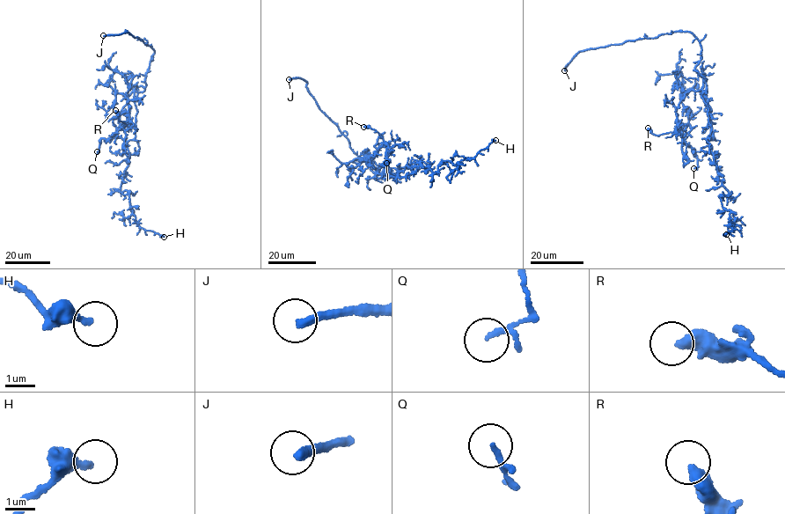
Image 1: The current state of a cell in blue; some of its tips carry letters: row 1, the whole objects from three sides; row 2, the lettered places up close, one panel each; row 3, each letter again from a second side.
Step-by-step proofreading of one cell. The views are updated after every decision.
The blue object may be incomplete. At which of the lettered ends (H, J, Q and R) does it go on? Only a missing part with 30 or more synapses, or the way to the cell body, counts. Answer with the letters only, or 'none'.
J

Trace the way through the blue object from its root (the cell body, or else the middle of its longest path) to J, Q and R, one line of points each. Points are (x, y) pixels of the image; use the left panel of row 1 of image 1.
J: (135, 98), (145, 89), (146, 73), (154, 50), (126, 30), (120, 34), (103, 35)
Q: (135, 98), (128, 102), (128, 93), (128, 122), (110, 138), (101, 139), (97, 151)
R: (135, 98), (128, 102), (128, 93), (128, 121), (126, 124), (119, 120), (115, 110)

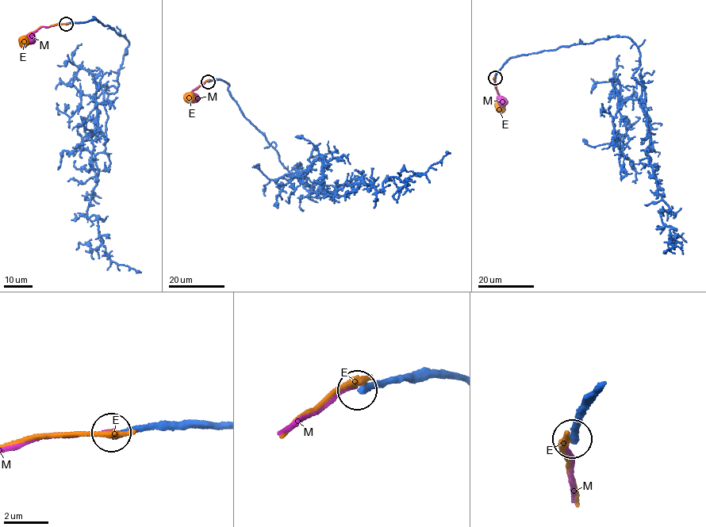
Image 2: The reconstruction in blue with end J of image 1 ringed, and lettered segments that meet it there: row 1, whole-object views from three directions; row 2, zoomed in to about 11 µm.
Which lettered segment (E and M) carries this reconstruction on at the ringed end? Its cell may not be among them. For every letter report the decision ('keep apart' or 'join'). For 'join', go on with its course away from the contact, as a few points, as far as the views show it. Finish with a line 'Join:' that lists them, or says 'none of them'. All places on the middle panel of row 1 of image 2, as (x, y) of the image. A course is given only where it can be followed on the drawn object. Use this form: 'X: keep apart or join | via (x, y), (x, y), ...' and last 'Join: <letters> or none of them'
E: keep apart
M: keep apart
Join: none of them

